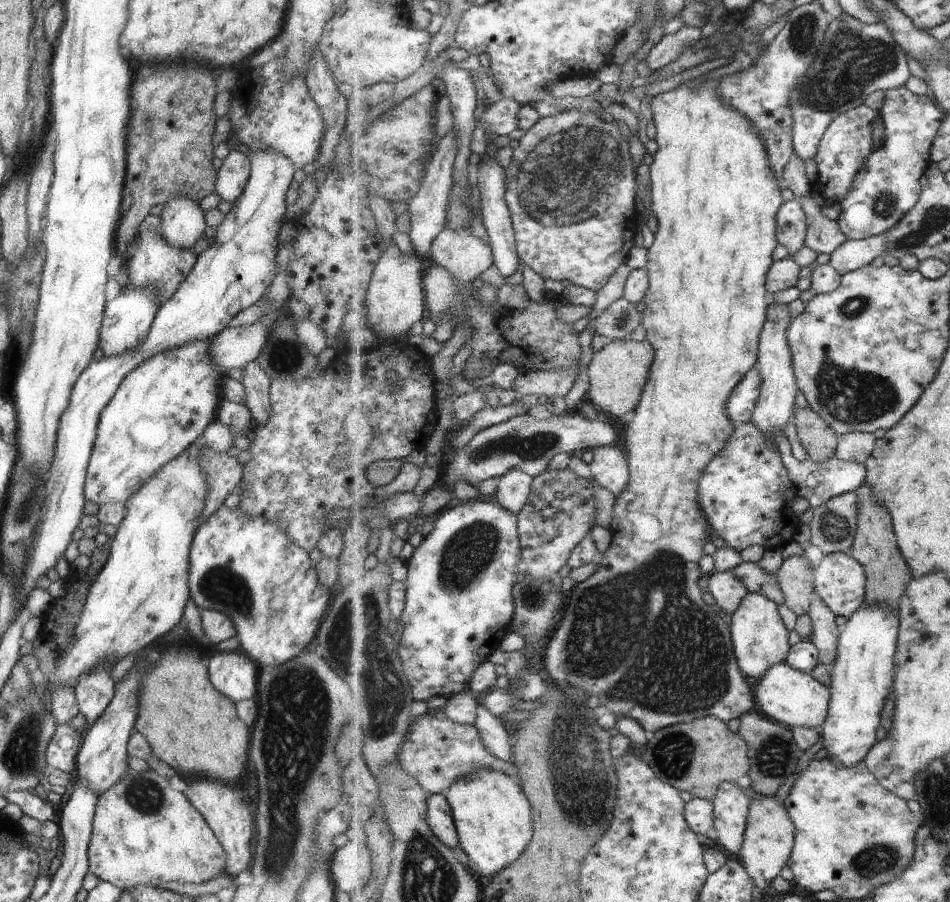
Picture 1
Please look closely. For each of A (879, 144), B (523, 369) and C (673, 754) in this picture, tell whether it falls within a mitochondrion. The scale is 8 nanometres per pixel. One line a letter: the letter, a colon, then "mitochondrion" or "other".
A: other
B: other
C: mitochondrion

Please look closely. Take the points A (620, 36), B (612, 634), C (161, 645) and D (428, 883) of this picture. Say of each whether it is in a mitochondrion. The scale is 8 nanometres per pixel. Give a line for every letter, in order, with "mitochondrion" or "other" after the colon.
A: other
B: mitochondrion
C: other
D: mitochondrion

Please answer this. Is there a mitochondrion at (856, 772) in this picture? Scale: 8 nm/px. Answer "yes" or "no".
no

